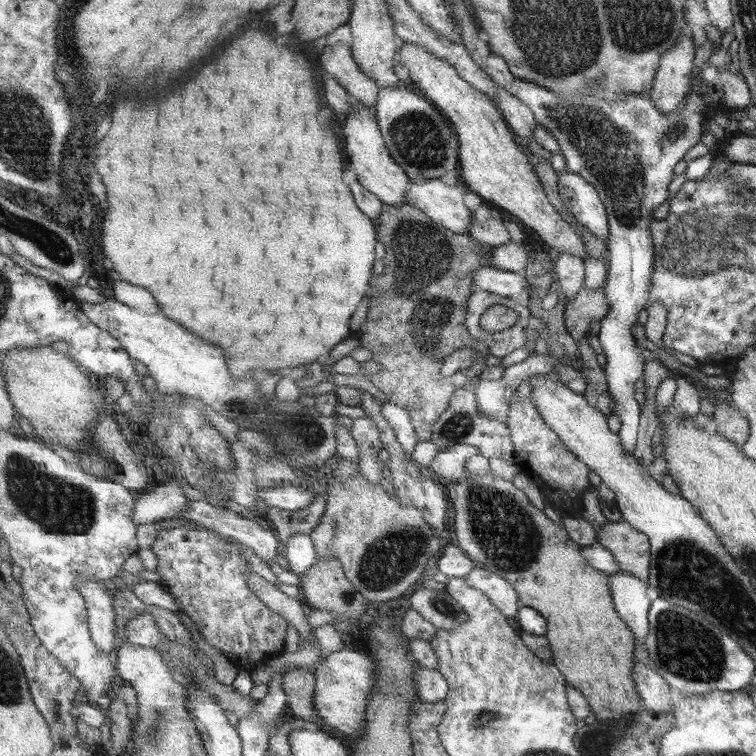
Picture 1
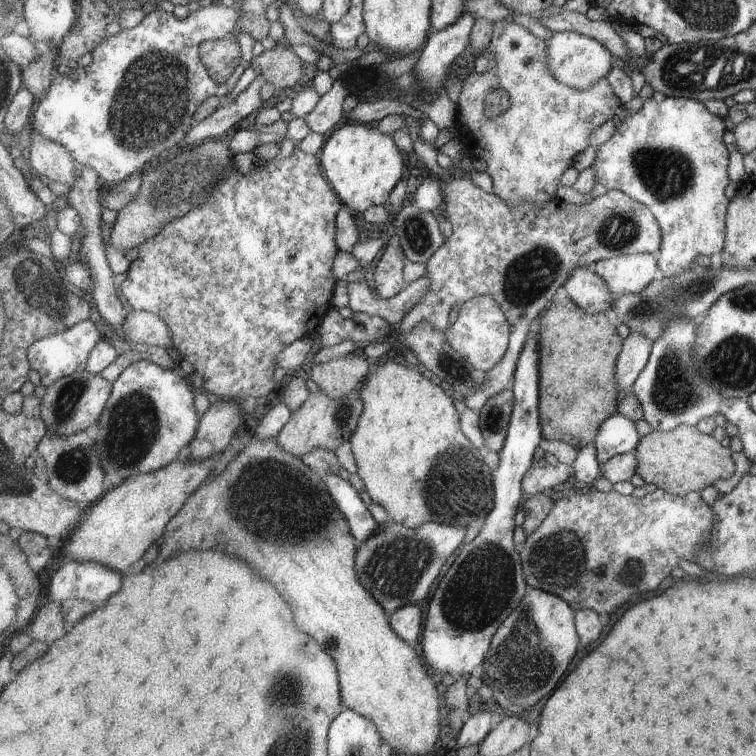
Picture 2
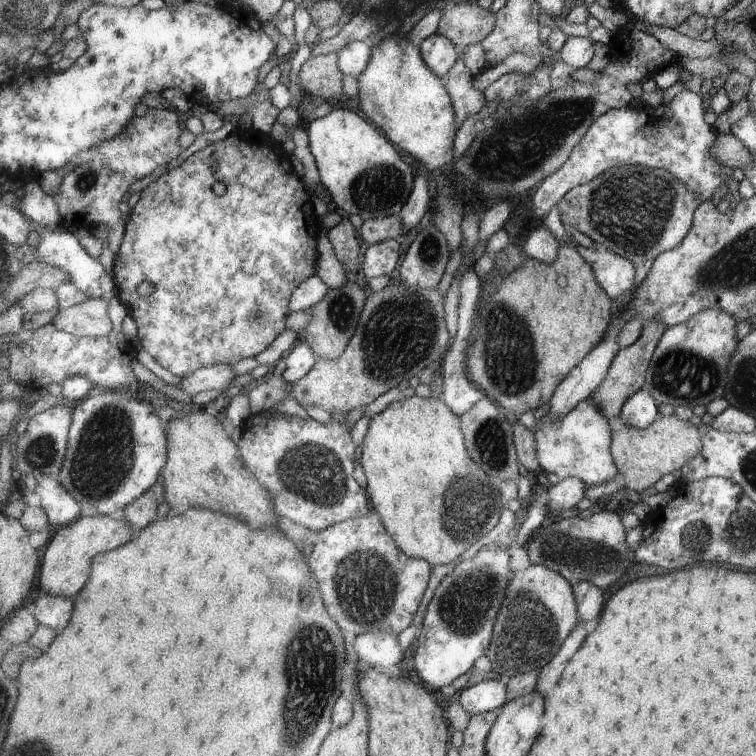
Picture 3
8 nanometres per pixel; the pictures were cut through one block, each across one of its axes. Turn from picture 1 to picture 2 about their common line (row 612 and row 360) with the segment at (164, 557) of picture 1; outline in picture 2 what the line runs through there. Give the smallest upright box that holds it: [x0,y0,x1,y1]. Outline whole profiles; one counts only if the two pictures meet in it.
[120,148,344,402]

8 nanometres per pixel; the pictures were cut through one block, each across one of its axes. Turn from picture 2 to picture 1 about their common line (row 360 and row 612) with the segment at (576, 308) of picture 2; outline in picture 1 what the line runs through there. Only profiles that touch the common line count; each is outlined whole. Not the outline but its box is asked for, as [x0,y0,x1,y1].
[444,473,644,721]

